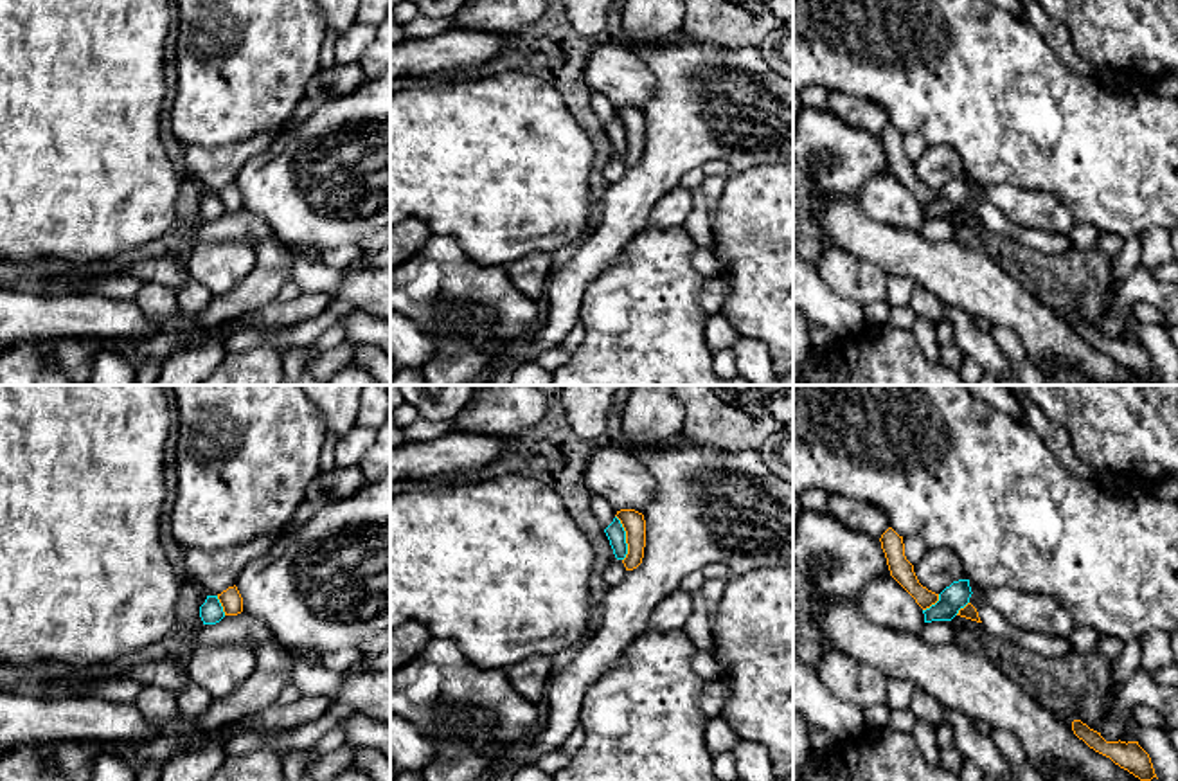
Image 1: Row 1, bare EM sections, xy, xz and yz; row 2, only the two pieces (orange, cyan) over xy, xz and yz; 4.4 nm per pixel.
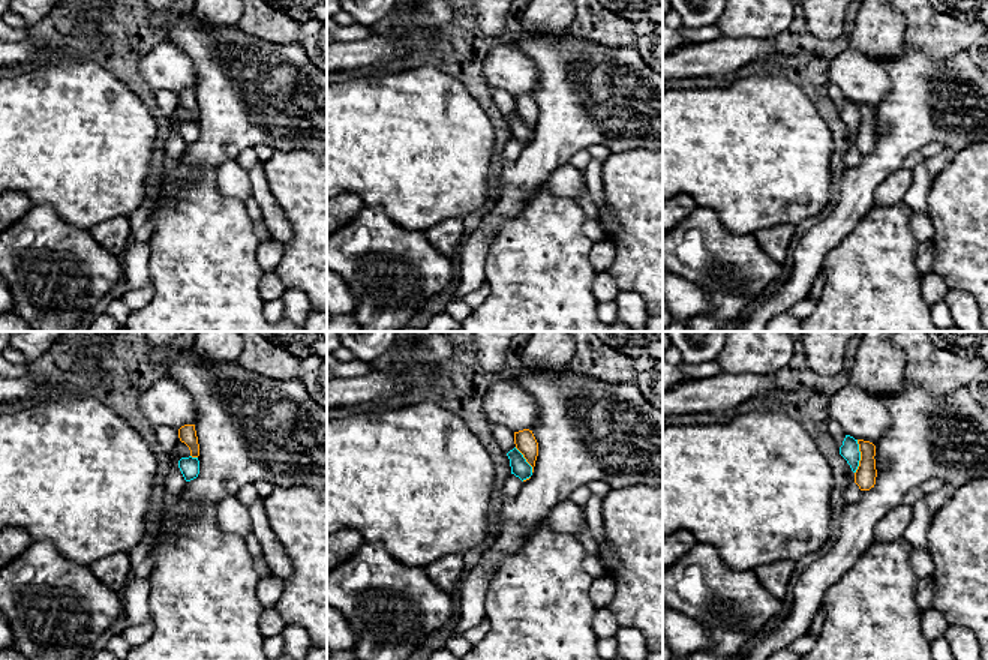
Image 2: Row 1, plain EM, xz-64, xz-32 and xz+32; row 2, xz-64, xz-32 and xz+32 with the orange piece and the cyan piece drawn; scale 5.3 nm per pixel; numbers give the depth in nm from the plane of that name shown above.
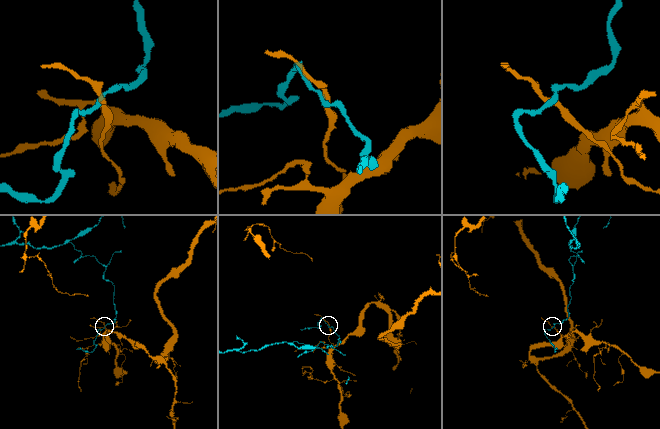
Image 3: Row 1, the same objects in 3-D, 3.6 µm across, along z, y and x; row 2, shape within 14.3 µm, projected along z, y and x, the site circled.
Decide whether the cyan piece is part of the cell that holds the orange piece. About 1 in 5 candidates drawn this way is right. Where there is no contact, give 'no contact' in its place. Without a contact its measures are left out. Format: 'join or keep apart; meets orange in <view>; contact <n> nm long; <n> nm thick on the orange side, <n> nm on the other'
keep apart; meets orange in xz; contact 220 nm long; 100 nm thick on the orange side, 90 nm on the other

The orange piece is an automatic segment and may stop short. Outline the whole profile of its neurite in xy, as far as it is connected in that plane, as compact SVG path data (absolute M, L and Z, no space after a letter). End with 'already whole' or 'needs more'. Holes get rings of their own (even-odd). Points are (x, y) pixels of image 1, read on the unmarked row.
M236 182L218 191L218 196L223 203L225 212L237 212L243 209L243 194Z | already whole

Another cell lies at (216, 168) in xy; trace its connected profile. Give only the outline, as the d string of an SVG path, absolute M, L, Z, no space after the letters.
M281 130L261 131L250 139L218 148L183 146L187 171L200 178L209 193L234 184L243 164L273 142Z

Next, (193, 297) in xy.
M189 275L185 284L176 292L178 310L187 319L196 319L207 308L210 297L210 292Z

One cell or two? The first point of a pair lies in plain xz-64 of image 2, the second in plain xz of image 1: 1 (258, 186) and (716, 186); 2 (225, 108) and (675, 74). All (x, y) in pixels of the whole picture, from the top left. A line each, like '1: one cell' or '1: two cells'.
1: one cell
2: one cell

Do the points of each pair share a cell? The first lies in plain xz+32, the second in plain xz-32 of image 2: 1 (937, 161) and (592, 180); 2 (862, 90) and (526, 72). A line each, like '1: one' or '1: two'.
1: one
2: one

